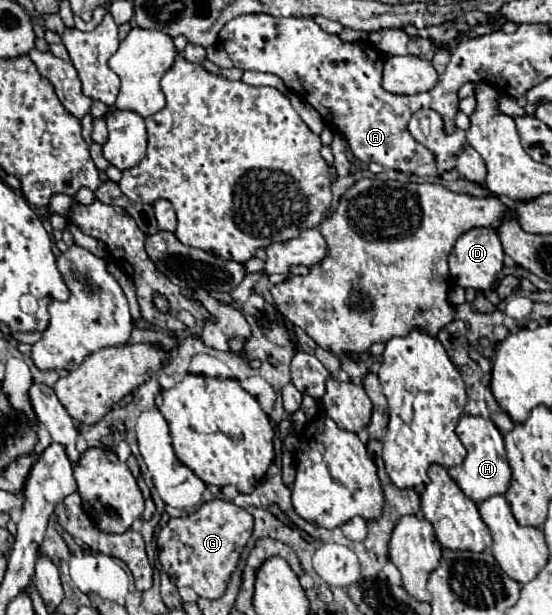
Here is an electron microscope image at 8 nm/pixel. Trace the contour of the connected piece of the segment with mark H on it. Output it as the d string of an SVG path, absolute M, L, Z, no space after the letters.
M462 414L462 418L456 426L456 434L462 440L464 448L468 450L468 454L460 466L448 468L448 474L454 478L454 482L460 486L460 490L464 490L464 494L468 494L468 498L472 498L476 504L484 502L486 498L490 498L494 494L504 494L510 486L512 470L508 464L504 438L502 438L500 430L494 426L494 422L484 420L482 416Z

